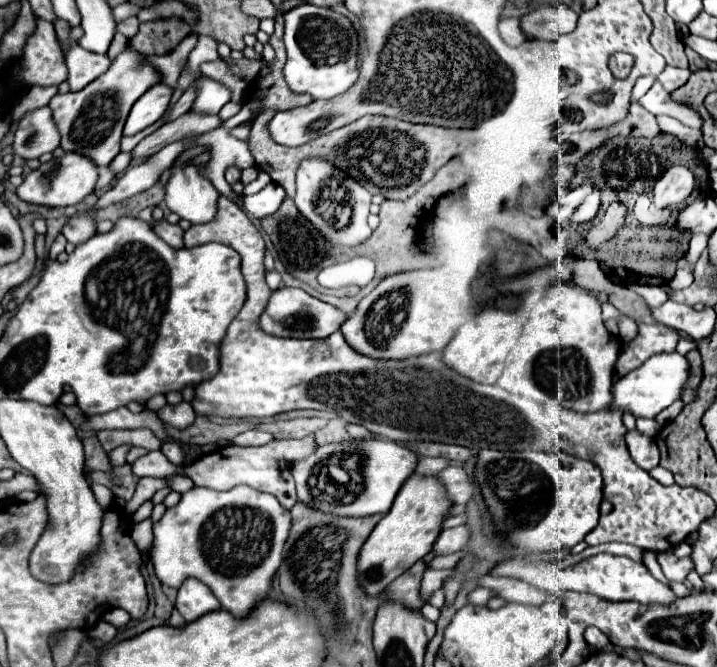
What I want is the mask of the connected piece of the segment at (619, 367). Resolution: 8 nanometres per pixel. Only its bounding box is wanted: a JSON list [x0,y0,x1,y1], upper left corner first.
[614,324,678,376]

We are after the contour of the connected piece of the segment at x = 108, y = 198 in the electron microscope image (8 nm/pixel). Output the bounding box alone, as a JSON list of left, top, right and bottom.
[96,142,186,210]

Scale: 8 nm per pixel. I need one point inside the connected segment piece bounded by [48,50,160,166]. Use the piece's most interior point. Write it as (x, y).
(93, 118)

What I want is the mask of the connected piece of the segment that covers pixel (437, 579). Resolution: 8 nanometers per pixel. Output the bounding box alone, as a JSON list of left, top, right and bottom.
[420,570,452,602]

